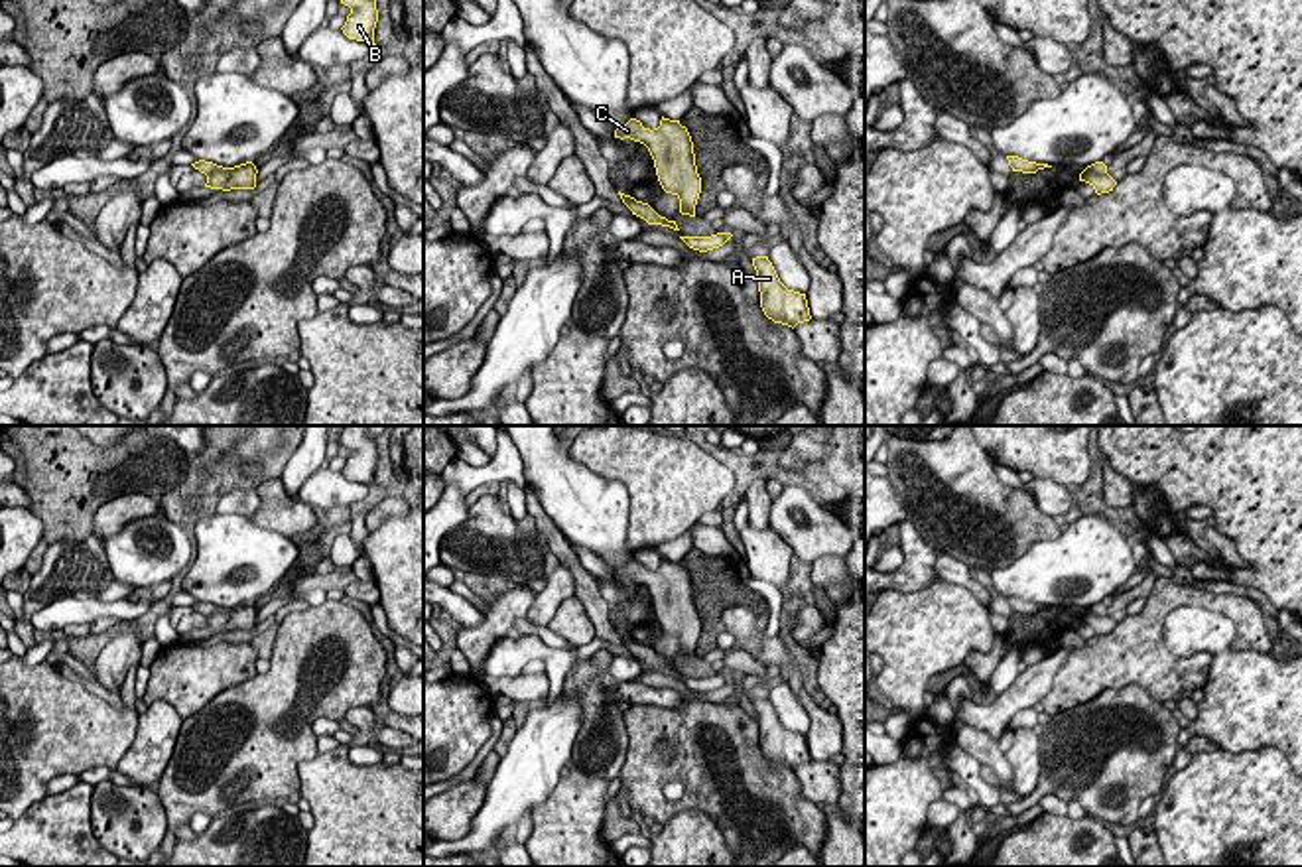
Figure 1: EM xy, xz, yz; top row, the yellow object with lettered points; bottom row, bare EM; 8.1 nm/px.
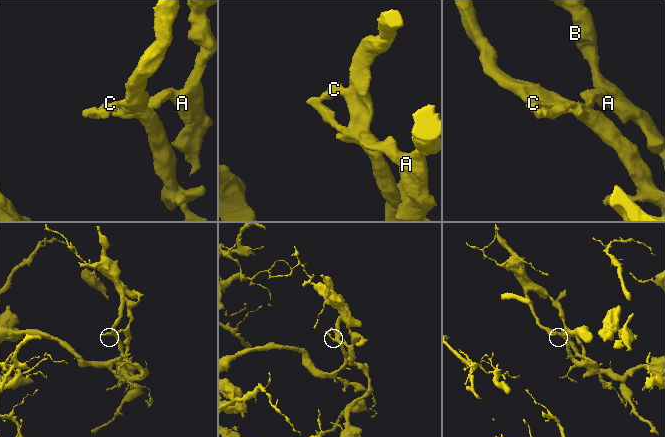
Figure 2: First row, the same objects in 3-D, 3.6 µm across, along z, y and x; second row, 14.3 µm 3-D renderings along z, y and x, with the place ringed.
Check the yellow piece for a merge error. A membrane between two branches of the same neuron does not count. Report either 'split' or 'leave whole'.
split

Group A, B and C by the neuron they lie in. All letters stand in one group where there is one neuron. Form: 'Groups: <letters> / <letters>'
Groups: A B / C

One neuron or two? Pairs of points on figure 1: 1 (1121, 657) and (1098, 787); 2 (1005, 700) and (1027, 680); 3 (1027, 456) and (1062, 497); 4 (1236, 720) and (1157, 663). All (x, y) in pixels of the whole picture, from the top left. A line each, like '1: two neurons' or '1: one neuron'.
1: two neurons
2: one neuron
3: two neurons
4: two neurons

